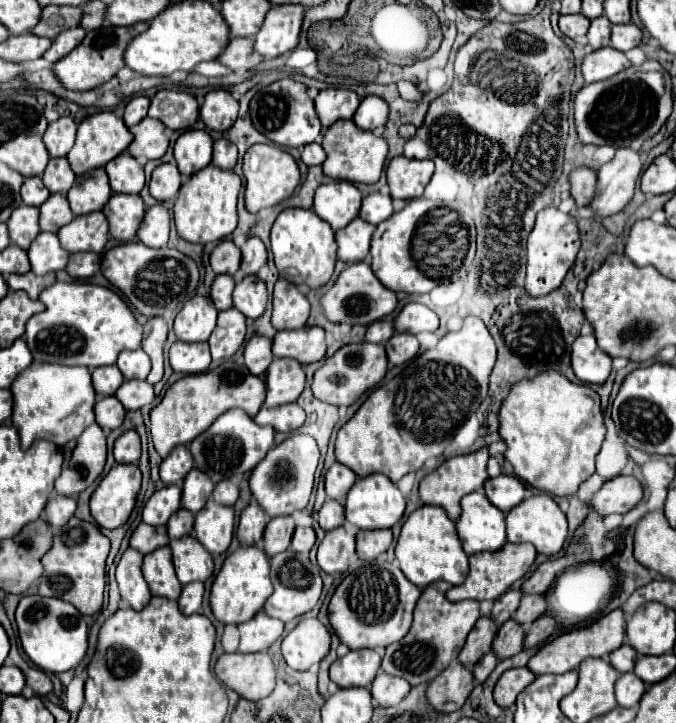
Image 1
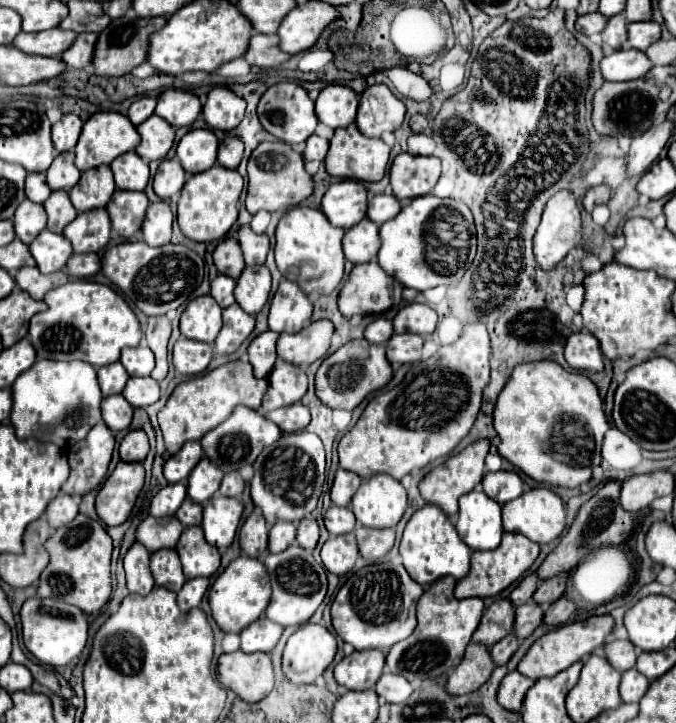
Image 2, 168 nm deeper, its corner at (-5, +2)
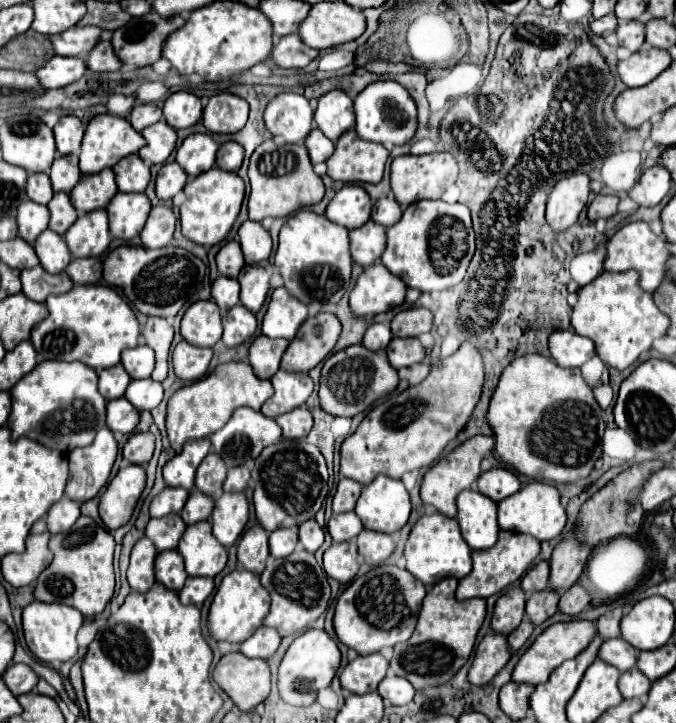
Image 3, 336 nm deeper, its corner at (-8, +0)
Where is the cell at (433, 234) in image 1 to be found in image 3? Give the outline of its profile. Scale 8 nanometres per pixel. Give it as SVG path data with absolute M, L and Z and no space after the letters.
M440 199L412 203L402 219L386 229L386 237L388 243L380 257L382 263L408 287L418 291L442 291L460 283L466 277L466 269L476 249L470 209Z

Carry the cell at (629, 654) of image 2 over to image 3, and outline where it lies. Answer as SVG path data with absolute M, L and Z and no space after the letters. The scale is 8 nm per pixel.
M618 637L618 639L606 639L602 643L598 655L600 655L600 659L604 659L606 663L614 665L616 669L620 669L624 673L636 665L638 649L632 647L628 641Z

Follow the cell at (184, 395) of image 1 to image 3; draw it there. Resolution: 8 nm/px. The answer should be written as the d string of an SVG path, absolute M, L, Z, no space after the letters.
M224 363L218 365L210 375L202 377L200 381L186 385L178 389L170 401L168 401L168 413L166 413L166 431L170 445L176 453L180 453L182 445L188 439L202 439L210 437L218 429L222 429L232 411L238 407L250 407L250 409L260 409L264 401L272 395L272 385L270 381L258 379L252 371L250 365L246 363Z

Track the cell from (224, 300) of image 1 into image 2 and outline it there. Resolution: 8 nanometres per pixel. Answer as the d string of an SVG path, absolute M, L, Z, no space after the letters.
M217 275L211 283L211 295L219 303L219 307L223 307L223 309L235 303L233 289L235 289L235 281L225 275Z

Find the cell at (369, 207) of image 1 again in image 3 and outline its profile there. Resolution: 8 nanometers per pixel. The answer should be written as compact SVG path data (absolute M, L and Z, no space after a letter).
M388 195L388 197L382 197L374 203L374 209L372 209L372 219L384 227L390 227L394 225L396 221L400 221L400 215L402 215L402 207L398 205L398 201Z

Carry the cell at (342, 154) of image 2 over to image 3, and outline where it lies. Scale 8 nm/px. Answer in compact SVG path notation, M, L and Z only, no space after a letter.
M354 129L346 131L334 153L328 157L328 175L344 183L380 183L390 151L372 141L364 141Z

